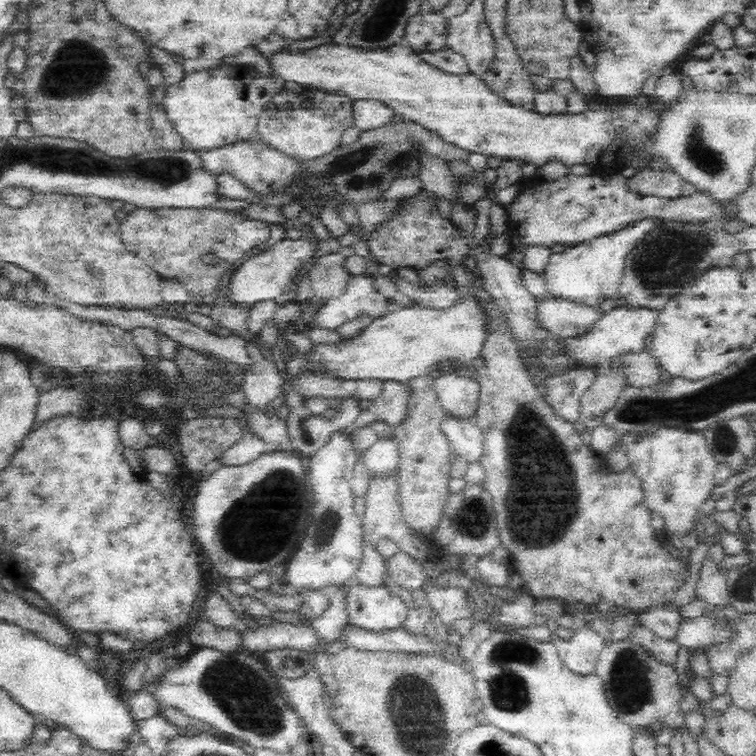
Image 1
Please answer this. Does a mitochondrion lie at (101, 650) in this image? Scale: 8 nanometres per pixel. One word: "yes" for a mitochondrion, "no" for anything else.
no

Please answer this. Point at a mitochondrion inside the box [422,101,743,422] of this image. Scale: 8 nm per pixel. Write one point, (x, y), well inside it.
(711, 161)

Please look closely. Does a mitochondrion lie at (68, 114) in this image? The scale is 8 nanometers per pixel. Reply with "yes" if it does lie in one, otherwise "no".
no

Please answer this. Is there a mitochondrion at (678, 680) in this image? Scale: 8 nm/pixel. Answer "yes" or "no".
no

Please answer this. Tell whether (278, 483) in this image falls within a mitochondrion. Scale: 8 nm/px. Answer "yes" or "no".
yes

